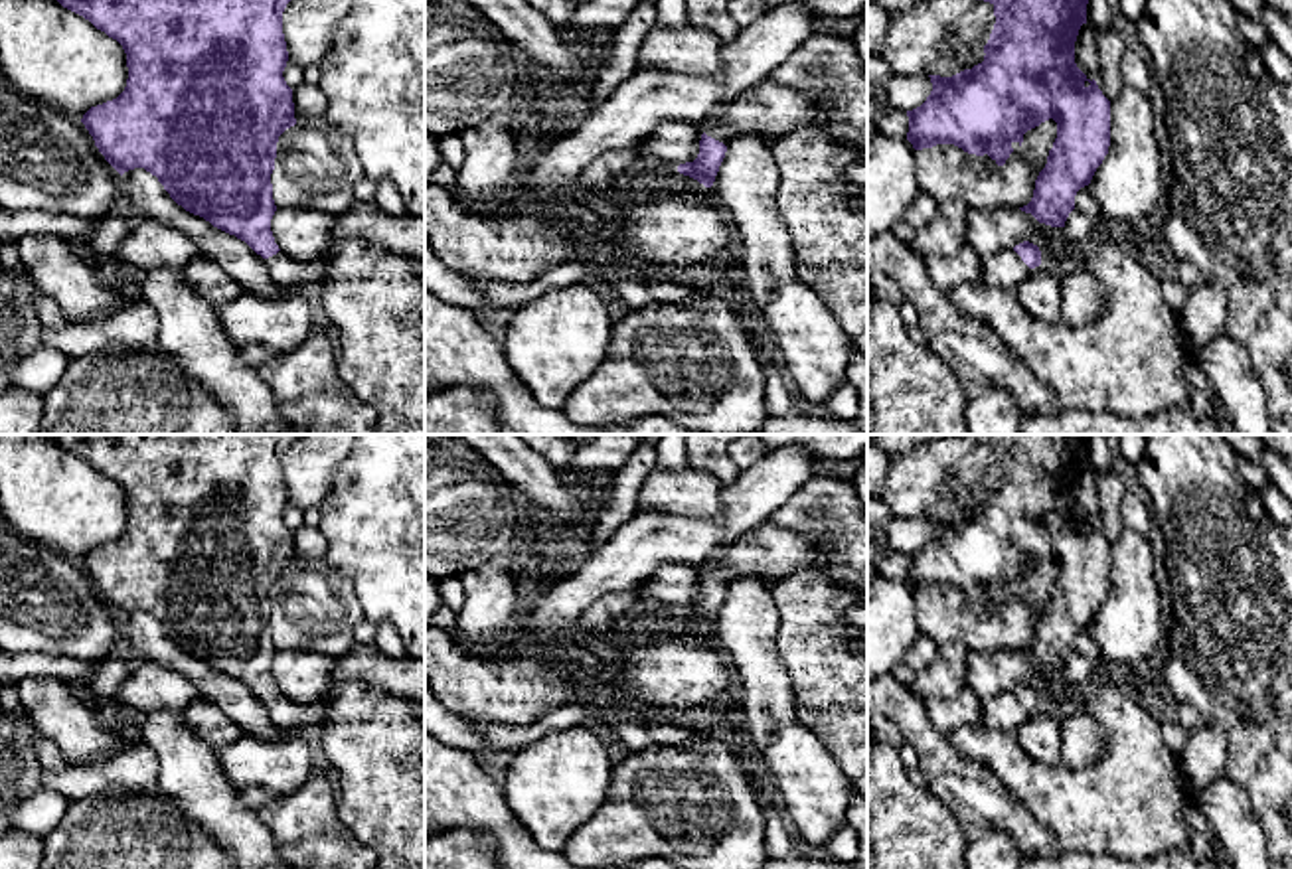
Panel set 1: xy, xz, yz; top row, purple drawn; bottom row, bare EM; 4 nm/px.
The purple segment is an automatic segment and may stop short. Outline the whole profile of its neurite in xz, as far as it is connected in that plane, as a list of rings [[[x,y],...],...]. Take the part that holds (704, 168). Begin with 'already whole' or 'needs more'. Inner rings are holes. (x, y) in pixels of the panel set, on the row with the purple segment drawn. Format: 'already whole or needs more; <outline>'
needs more; [[[765,81],[725,105],[723,118],[703,128],[697,158],[680,164],[678,172],[711,188],[731,138],[755,134],[770,142],[780,134],[824,120],[826,115],[808,95]]]

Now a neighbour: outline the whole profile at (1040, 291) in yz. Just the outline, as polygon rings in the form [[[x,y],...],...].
[[[1035,267],[1013,286],[1017,300],[1027,312],[1045,322],[1061,318],[1061,276],[1057,269]]]

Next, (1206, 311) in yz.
[[[1205,280],[1189,288],[1179,322],[1195,354],[1225,332],[1227,314],[1229,298],[1221,284]]]

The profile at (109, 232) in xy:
[[[124,211],[93,217],[91,253],[95,259],[113,259],[128,237],[130,217]]]

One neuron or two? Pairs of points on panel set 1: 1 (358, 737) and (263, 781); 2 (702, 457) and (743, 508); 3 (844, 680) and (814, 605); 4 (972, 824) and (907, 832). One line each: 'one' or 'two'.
1: two
2: two
3: one
4: two

